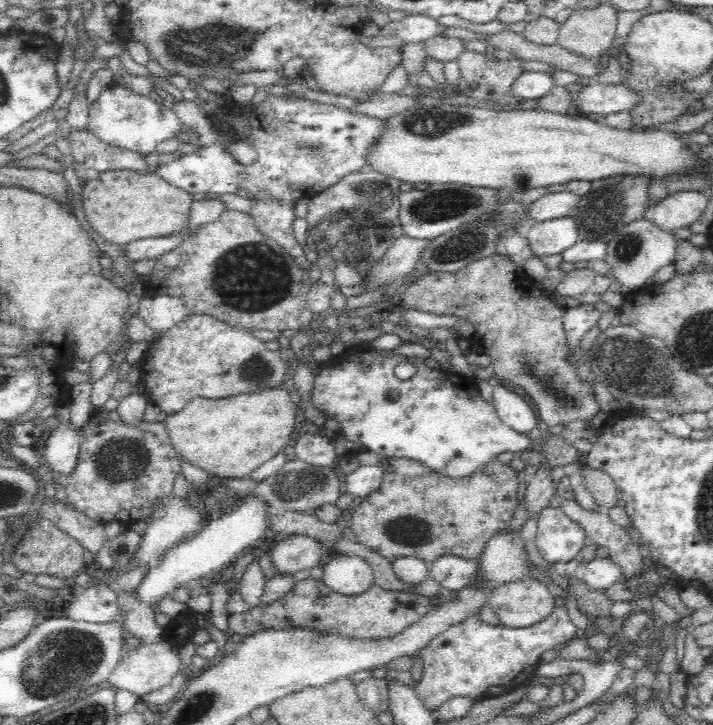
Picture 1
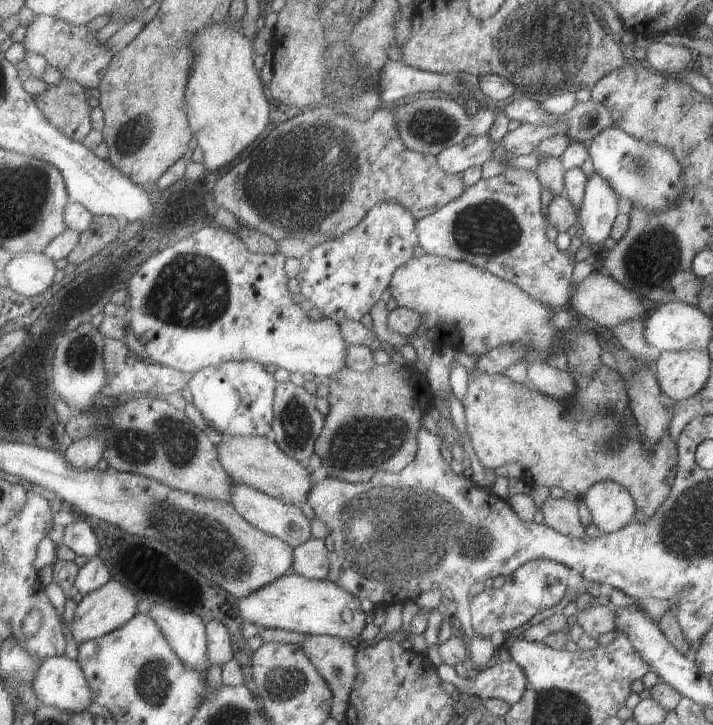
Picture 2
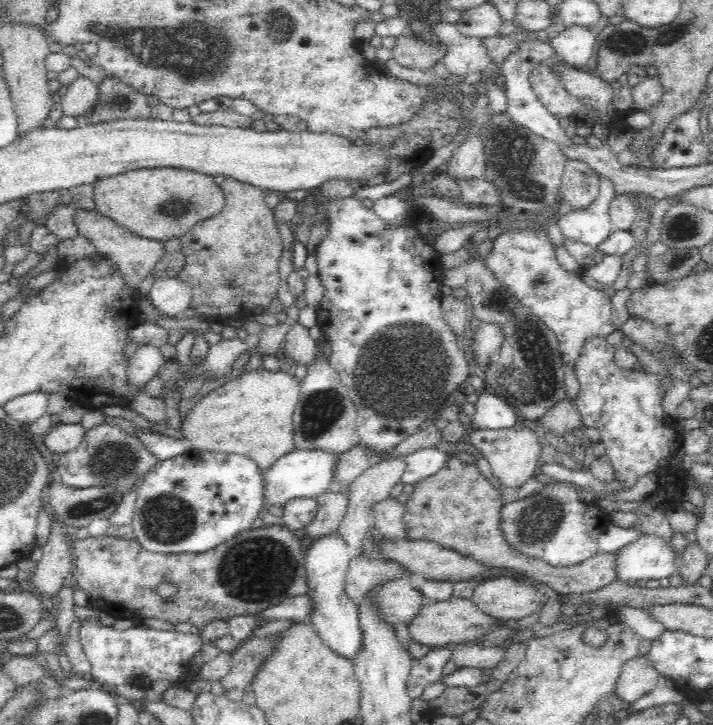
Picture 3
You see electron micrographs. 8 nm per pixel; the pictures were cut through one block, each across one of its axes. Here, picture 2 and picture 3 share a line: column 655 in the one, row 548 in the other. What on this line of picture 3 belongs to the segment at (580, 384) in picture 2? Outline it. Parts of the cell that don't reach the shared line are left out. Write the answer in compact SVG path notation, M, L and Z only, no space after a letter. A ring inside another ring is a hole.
M453 453L436 474L414 484L408 501L403 504L403 525L409 540L434 542L482 565L514 569L544 586L547 584L560 595L594 592L617 579L613 570L614 553L598 553L577 565L552 566L513 550L500 527L503 504L500 490L480 473L475 463L467 464Z

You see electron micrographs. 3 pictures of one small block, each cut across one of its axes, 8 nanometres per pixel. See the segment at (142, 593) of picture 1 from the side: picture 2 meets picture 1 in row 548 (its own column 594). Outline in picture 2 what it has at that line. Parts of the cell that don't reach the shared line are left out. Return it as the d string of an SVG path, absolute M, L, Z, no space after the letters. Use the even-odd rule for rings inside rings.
M594 171L586 184L577 226L585 243L591 244L595 251L605 251L604 242L610 238L619 214L618 203L618 196L610 190L610 184Z

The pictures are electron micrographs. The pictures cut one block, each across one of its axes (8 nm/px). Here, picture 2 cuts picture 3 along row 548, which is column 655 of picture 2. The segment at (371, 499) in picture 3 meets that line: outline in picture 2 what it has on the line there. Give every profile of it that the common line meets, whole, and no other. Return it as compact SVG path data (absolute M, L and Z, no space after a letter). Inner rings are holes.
M632 318L632 320L620 322L620 324L616 324L616 328L612 328L612 332L624 348L651 366L654 366L661 355L660 350L650 346L644 340L644 324L641 318Z

